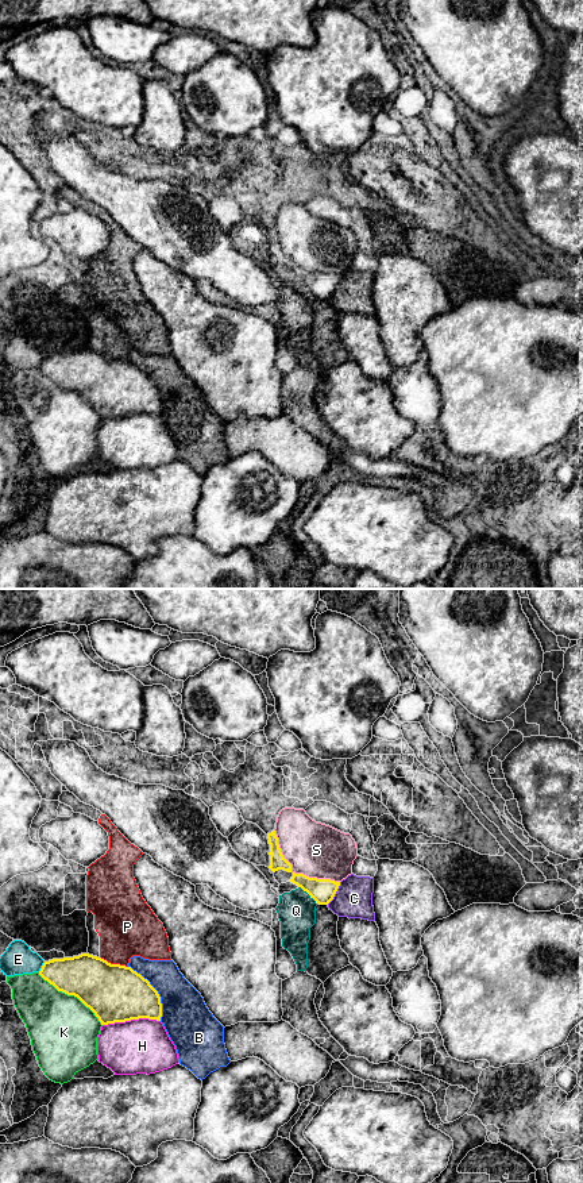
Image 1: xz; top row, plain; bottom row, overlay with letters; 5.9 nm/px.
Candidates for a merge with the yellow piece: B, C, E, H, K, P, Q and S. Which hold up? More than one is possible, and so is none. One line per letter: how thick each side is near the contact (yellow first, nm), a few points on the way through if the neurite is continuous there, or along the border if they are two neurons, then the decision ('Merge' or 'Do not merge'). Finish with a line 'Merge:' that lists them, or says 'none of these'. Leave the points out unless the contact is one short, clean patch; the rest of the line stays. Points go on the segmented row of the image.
B: Thickness 340 nm (yellow) against 280 nm. Do not merge
C: Thickness 140 nm (yellow) against 220 nm. Do not merge
E: Thickness 260 nm (yellow) against 180 nm. Do not merge
H: Thickness 340 nm (yellow) against 320 nm. Do not merge
K: Thickness 340 nm (yellow) against 400 nm. Do not merge
P: Thickness 340 nm (yellow) against 360 nm. Do not merge
Q: Thickness 140 nm (yellow) against 220 nm. Do not merge
S: Thickness 140 nm (yellow) against 320 nm. Do not merge
Merge: none of these

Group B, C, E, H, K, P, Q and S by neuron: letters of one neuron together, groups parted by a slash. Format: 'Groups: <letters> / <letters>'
Groups: B / C / E / H / K / P / Q / S

